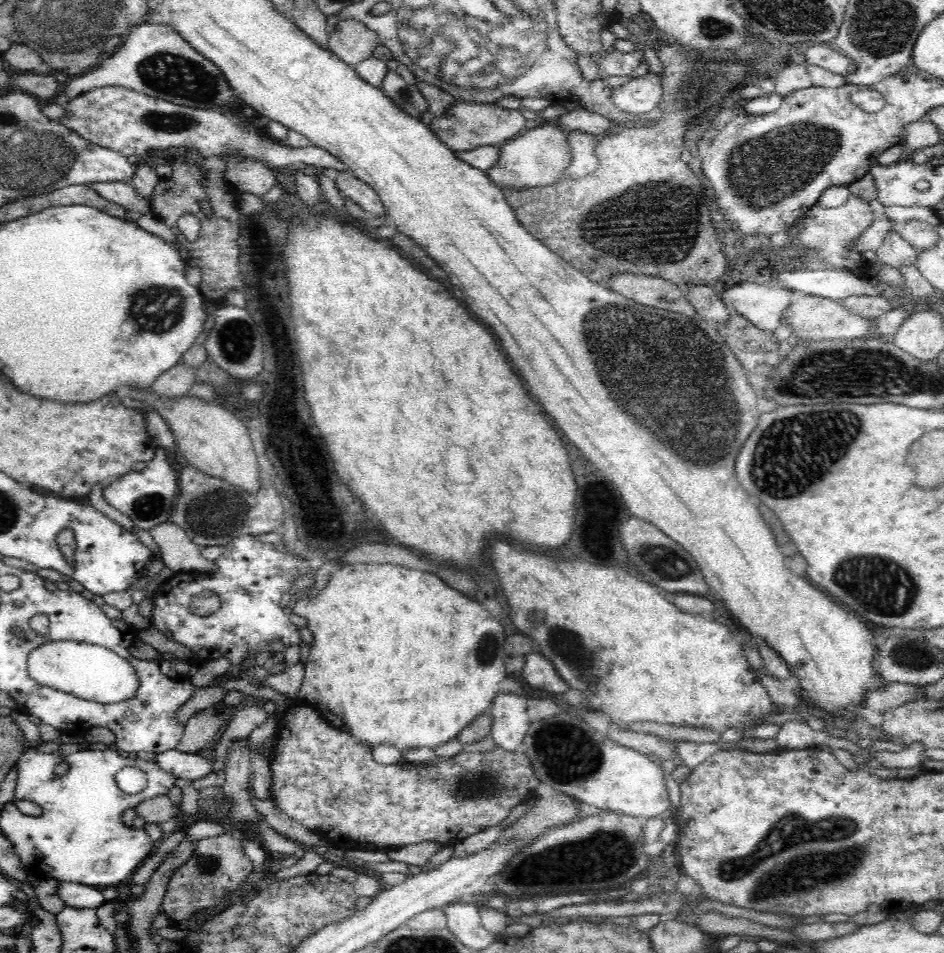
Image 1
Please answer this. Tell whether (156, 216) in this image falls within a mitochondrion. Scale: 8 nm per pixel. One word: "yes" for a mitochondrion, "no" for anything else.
no

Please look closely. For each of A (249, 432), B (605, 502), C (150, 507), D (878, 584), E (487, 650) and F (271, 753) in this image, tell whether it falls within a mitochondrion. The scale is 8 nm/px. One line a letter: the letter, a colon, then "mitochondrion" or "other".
A: other
B: other
C: mitochondrion
D: mitochondrion
E: mitochondrion
F: other

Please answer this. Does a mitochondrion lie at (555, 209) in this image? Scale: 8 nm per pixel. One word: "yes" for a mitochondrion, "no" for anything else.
no

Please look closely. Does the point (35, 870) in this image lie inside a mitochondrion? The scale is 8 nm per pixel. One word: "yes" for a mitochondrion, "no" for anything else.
no

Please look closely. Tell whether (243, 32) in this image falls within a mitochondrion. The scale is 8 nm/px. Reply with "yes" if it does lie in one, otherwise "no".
no

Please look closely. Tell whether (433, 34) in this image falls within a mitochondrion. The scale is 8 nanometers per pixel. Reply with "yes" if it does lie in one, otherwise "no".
yes

